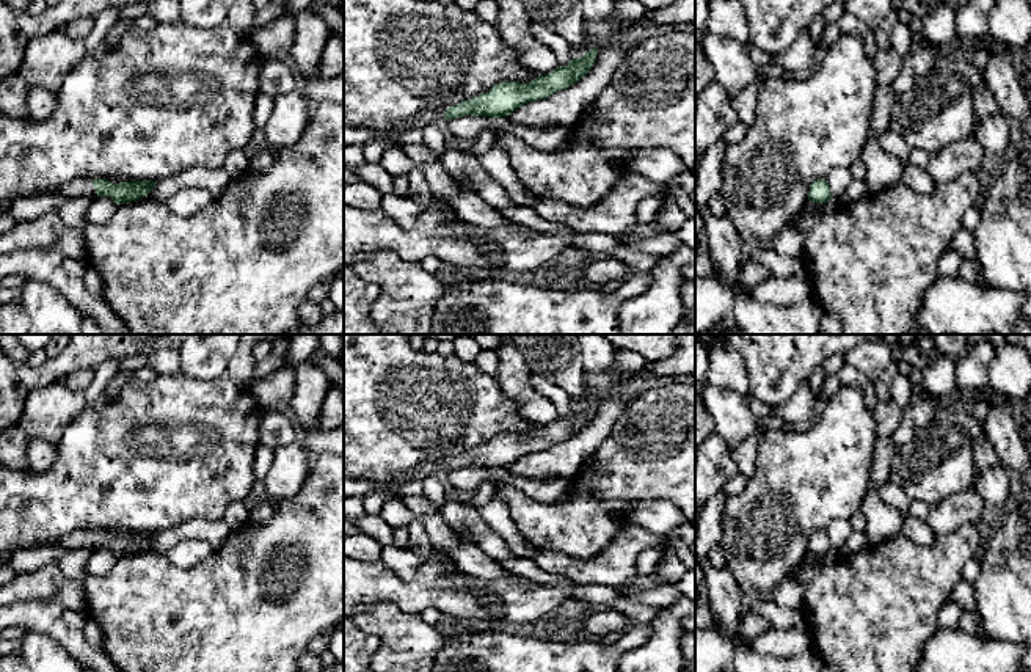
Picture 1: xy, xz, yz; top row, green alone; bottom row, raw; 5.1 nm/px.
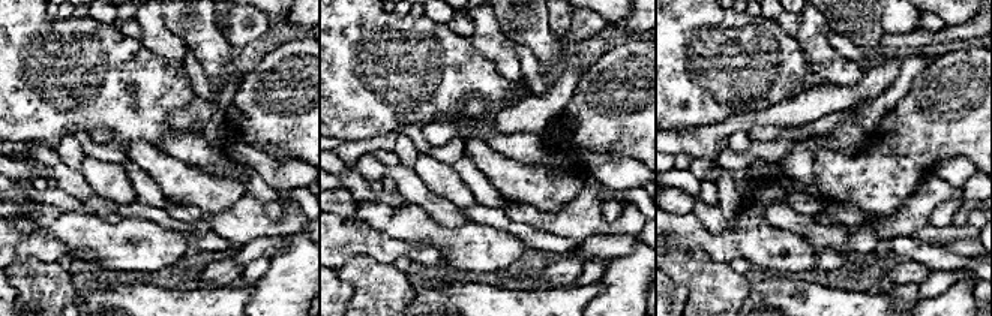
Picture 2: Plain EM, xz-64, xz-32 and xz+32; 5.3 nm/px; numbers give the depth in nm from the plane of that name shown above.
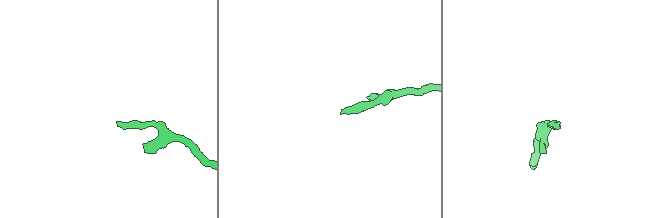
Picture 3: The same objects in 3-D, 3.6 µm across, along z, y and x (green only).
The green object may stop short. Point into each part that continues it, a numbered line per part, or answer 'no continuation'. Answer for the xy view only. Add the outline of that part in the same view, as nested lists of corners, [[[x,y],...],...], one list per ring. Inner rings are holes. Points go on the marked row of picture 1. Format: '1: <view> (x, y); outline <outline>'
1: xy (79, 187); outline [[[74,179],[60,188],[55,188],[50,195],[60,195],[67,198],[93,196],[96,188],[93,179]]]

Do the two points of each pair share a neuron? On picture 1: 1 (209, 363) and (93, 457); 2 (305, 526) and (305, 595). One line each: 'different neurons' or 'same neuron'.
1: different neurons
2: same neuron

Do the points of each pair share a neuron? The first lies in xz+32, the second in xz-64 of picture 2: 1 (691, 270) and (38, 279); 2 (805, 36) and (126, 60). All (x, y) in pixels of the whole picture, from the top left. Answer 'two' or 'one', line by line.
1: one
2: two

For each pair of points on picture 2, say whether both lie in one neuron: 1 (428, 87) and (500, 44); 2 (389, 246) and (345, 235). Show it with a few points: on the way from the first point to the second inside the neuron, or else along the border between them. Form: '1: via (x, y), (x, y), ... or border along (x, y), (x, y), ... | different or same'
1: border along (467, 38), (508, 78) | different
2: via (378, 243), (356, 238) | same

